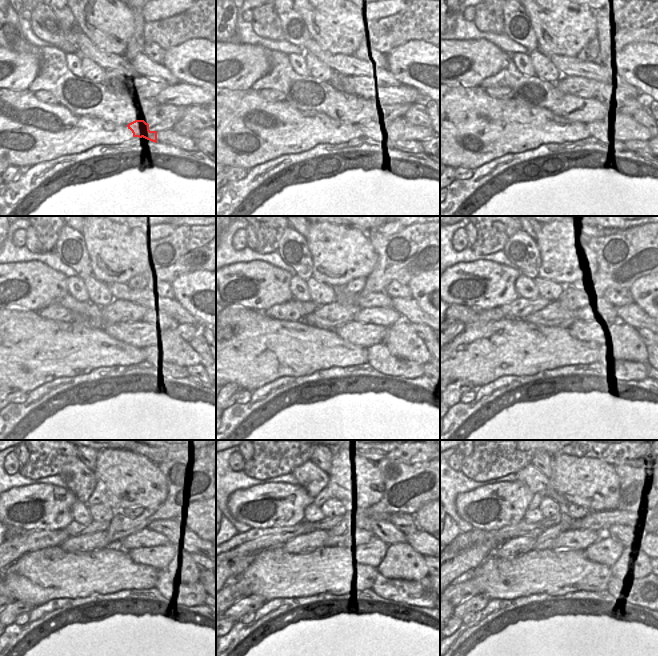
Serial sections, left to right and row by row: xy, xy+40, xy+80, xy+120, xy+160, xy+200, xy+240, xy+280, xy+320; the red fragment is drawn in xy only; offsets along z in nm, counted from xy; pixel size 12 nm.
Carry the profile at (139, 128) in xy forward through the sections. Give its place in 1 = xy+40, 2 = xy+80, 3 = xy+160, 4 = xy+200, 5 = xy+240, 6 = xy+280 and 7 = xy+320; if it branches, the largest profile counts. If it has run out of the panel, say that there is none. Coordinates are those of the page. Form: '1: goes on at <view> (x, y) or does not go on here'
1: goes on at xy+40 (370, 128)
2: goes on at xy+80 (596, 129)
3: goes on at xy+160 (380, 358)
4: goes on at xy+200 (628, 370)
5: goes on at xy+240 (194, 594)
6: goes on at xy+280 (419, 593)
7: goes on at xy+320 (643, 592)

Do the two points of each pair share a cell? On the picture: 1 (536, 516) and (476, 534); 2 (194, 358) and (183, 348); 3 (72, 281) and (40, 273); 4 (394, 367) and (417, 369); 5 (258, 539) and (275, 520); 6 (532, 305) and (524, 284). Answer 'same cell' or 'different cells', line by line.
1: different cells
2: same cell
3: different cells
4: same cell
5: different cells
6: different cells

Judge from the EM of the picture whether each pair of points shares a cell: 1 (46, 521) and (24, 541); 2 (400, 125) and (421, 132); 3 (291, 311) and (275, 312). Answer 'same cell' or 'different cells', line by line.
1: different cells
2: same cell
3: same cell

